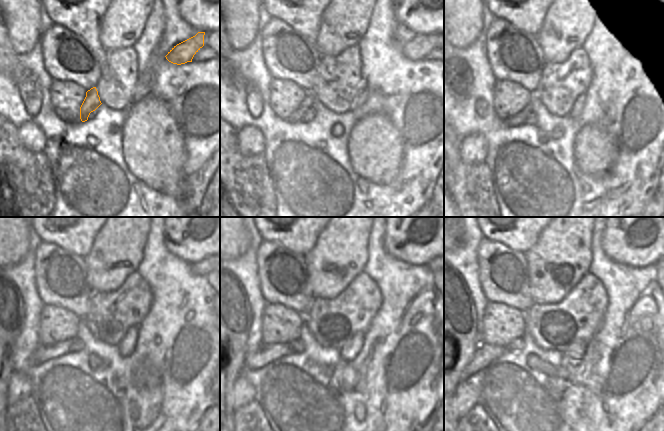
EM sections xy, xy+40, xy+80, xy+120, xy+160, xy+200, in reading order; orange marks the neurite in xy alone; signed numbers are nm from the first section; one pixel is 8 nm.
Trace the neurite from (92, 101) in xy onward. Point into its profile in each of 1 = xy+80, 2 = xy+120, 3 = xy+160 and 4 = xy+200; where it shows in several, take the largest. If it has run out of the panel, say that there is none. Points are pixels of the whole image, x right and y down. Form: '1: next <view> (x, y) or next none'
1: next xy+80 (517, 120)
2: next xy+120 (43, 353)
3: next xy+160 (266, 353)
4: next xy+200 (485, 353)

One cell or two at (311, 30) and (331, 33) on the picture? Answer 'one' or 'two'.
two

